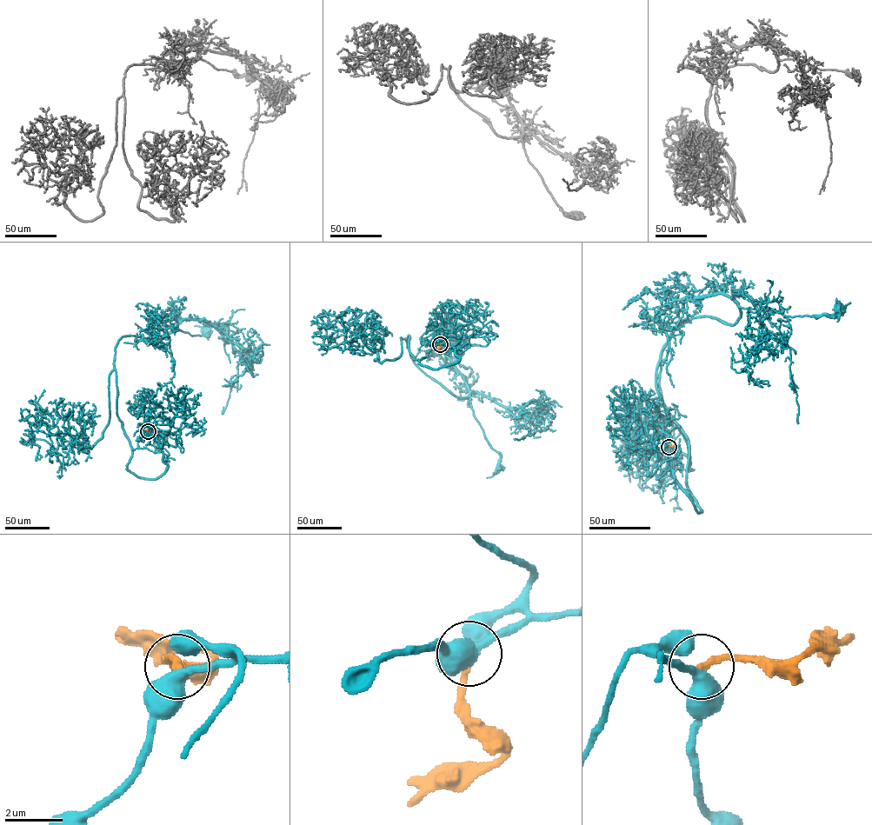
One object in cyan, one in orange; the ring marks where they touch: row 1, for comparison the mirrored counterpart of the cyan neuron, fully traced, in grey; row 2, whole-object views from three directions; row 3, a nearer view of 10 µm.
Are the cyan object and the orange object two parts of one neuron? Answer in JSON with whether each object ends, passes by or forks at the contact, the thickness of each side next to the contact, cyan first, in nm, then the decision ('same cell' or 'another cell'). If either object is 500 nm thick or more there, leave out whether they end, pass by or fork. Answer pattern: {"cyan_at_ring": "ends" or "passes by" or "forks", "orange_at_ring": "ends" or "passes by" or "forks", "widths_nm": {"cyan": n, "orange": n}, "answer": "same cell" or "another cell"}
{"cyan_at_ring": "passes by", "orange_at_ring": "ends", "widths_nm": {"cyan": 440, "orange": 220}, "answer": "another cell"}

